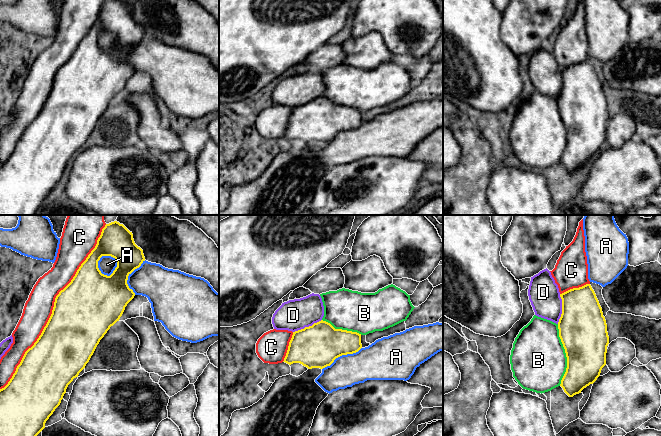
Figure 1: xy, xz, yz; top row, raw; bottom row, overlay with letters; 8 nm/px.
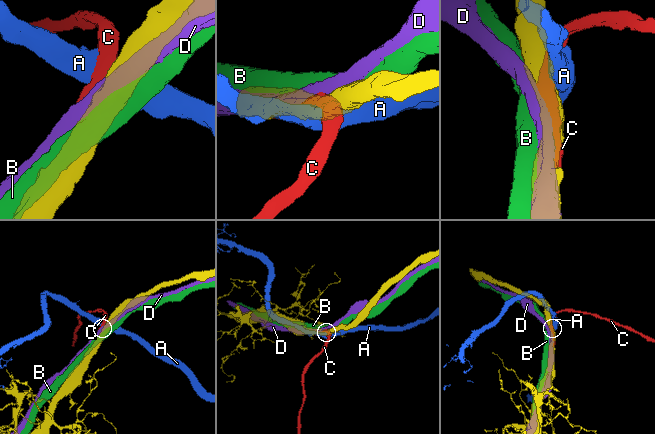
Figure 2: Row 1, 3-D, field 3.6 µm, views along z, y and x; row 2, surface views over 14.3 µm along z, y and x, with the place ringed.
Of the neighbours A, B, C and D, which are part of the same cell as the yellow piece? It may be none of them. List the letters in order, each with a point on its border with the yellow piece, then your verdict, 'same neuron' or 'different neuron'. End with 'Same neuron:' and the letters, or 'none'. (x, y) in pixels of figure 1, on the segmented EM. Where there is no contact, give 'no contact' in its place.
A: xy (98, 268) | different neuron
B: yz (566, 355) | different neuron
C: xy (53, 307) | same neuron
D: yz (562, 309) | different neuron
Same neuron: C

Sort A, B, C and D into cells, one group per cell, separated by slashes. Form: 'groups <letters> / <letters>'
groups A / B / C / D

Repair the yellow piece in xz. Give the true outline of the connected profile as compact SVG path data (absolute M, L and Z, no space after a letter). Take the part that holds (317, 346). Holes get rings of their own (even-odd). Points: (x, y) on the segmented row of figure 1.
M323 320L295 332L270 330L264 333L256 343L256 353L264 363L278 364L285 362L289 365L300 363L308 369L323 369L330 366L336 358L356 353L361 348L361 334L335 329L330 323Z

